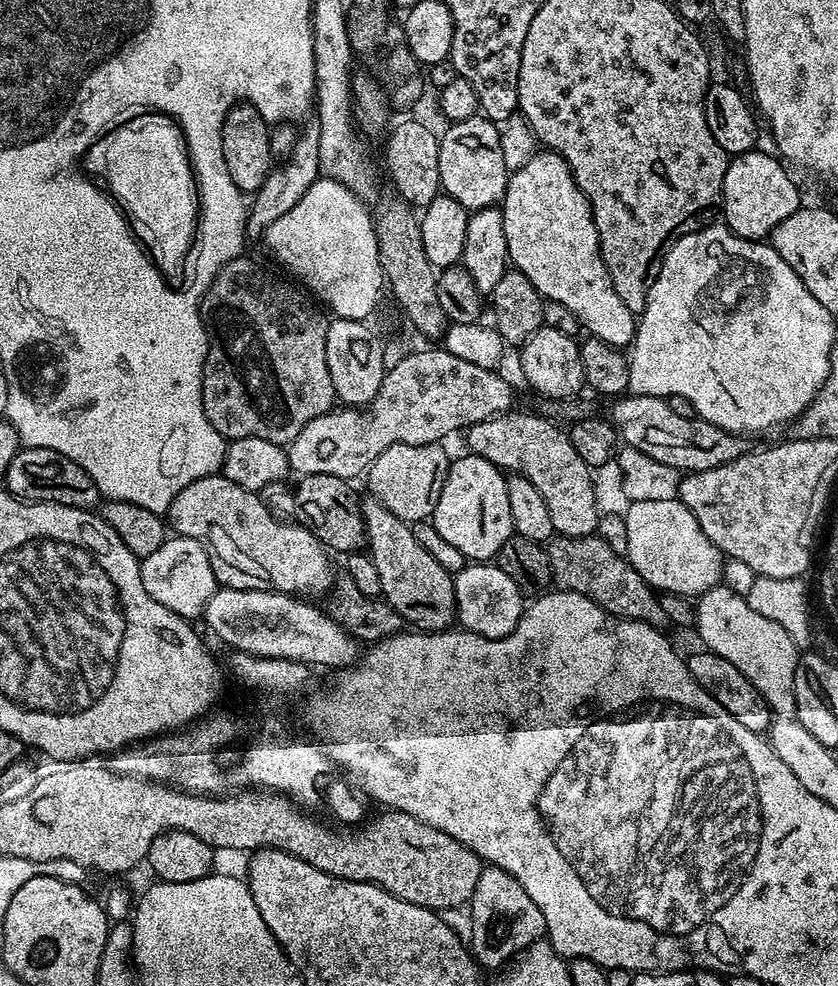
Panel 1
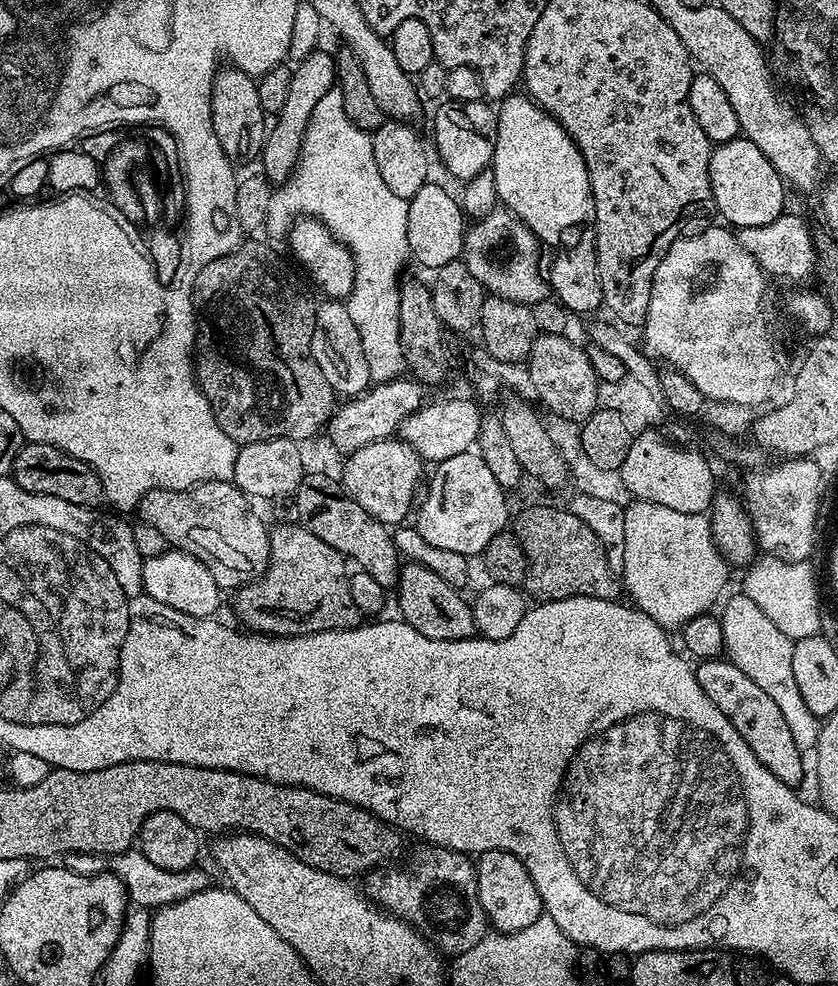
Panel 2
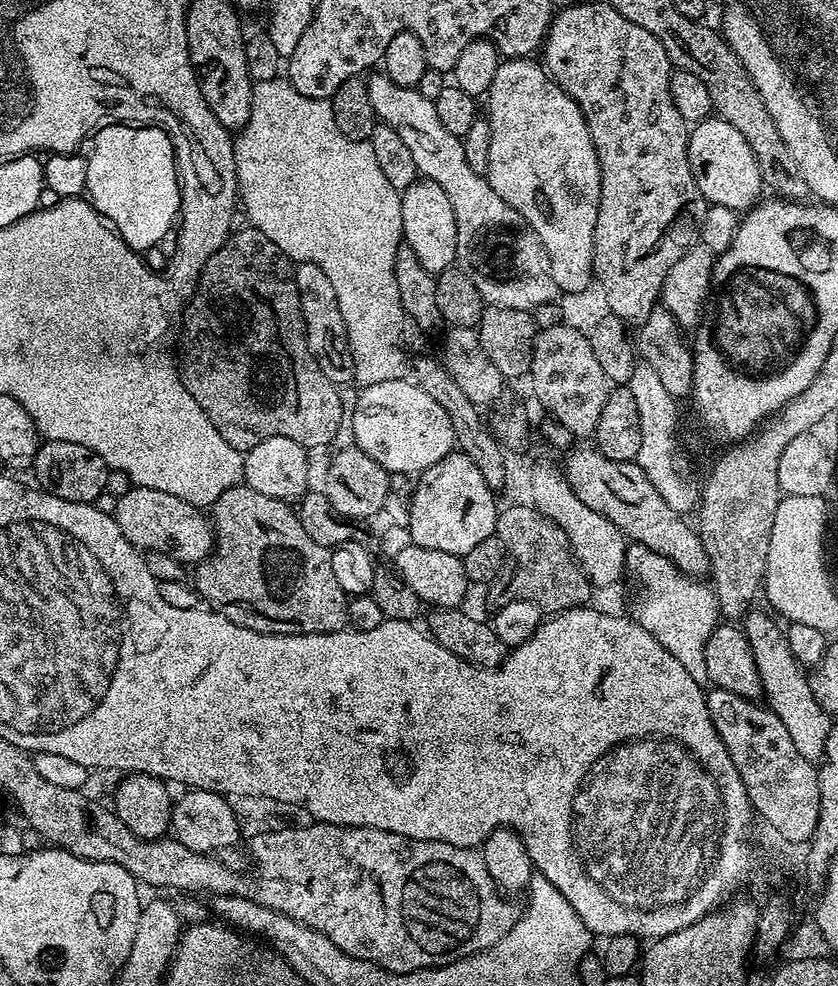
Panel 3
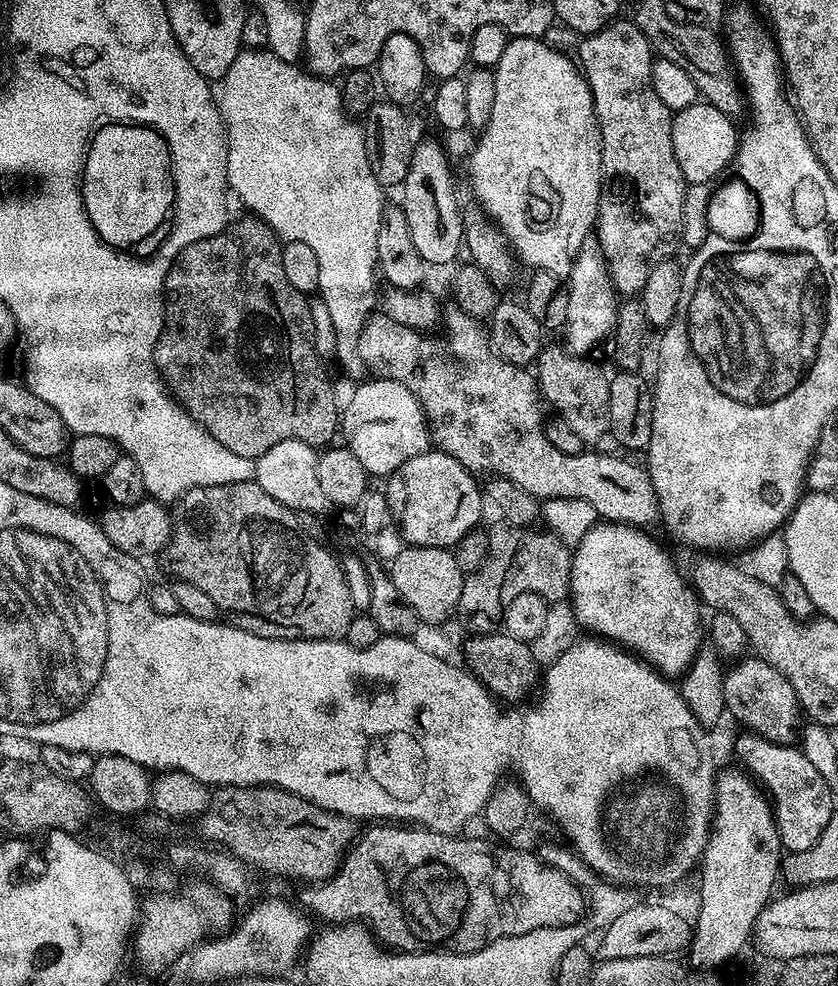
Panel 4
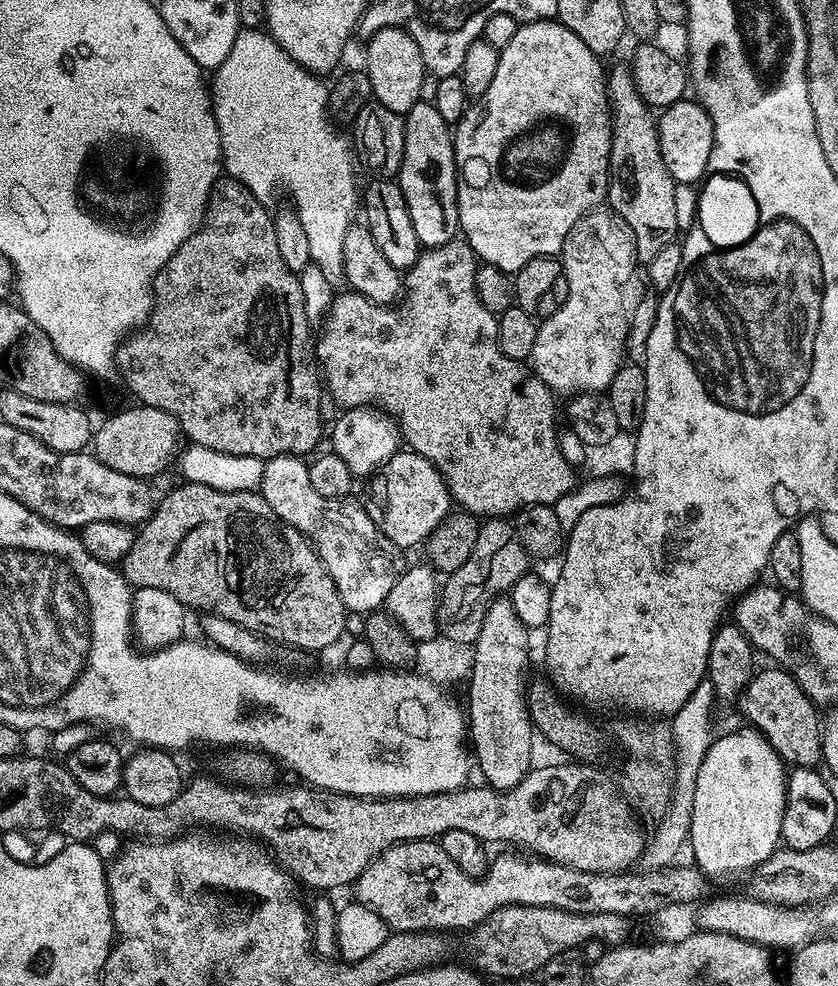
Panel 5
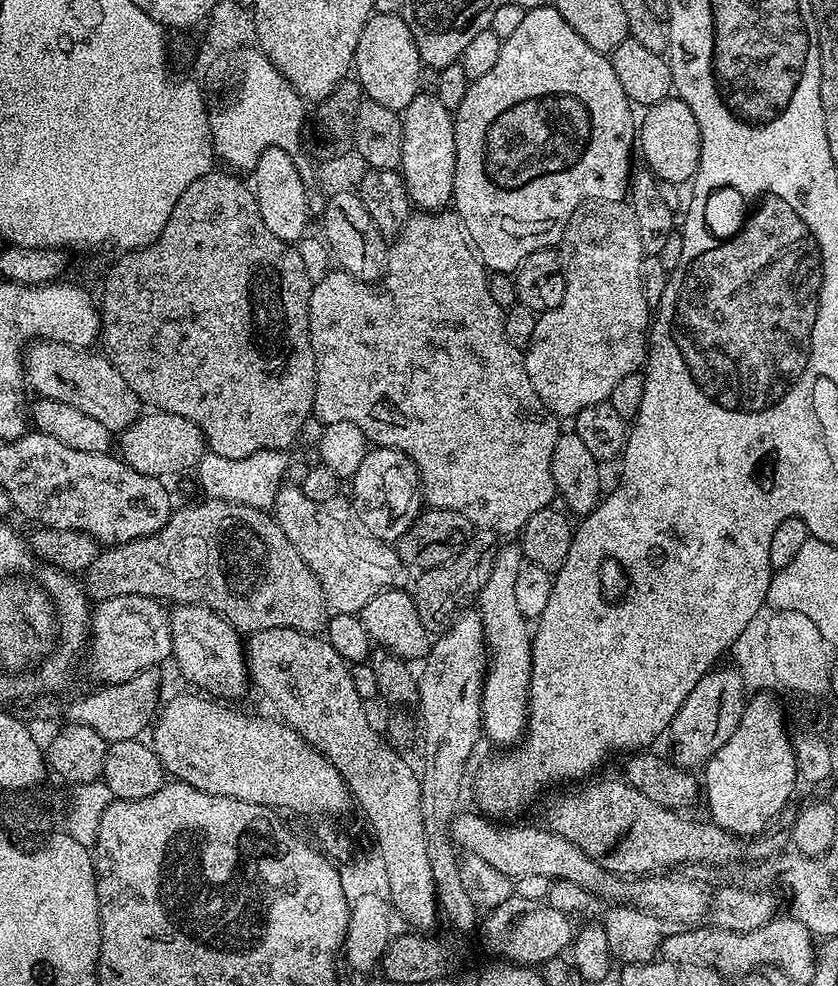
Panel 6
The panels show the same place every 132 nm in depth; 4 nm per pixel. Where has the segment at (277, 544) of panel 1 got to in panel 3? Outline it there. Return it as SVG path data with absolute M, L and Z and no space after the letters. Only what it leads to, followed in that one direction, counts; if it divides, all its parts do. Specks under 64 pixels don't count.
M129 487L129 492L124 492L116 500L116 509L114 515L118 522L118 530L126 536L128 541L138 550L145 553L150 551L168 552L170 558L174 558L185 566L195 566L201 560L208 558L208 553L214 547L214 533L207 515L204 516L199 507L182 498L174 498L174 494L162 494L162 490L153 488Z

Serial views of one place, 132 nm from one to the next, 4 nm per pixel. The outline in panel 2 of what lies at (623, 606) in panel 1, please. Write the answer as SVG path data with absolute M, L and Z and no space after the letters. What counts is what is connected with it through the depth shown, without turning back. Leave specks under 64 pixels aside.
M567 507L528 508L517 520L515 517L514 531L520 537L523 551L532 550L534 546L530 546L530 542L540 540L540 562L550 558L550 586L540 586L544 601L574 598L576 590L586 590L586 596L599 600L616 600L619 592L621 594L621 581L617 573L612 572L607 552L598 535Z

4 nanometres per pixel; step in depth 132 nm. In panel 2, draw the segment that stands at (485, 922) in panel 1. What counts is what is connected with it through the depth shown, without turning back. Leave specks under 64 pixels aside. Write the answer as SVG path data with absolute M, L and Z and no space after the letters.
M495 848L479 853L476 866L476 897L482 910L488 915L488 923L497 933L526 930L526 926L542 915L544 903L534 886L534 878L522 866L514 854Z

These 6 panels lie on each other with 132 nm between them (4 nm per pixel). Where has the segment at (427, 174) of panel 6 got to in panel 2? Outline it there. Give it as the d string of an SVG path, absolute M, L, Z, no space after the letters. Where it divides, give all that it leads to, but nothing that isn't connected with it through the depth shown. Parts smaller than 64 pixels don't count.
M429 182L408 201L408 251L413 261L435 270L446 262L461 259L464 250L466 217L455 195L451 196L440 184Z

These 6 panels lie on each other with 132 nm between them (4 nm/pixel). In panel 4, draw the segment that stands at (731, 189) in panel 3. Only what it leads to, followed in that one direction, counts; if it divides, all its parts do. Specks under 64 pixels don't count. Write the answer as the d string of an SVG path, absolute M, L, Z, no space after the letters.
M707 102L691 104L673 115L674 158L678 158L678 166L688 184L711 185L715 176L735 161L738 135L732 124L735 124L733 117L722 114L722 110Z

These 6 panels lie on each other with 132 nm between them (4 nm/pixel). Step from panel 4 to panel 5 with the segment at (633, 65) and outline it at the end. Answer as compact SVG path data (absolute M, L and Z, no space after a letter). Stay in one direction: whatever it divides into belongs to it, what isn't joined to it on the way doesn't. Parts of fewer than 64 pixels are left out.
M627 63L609 67L606 72L608 106L612 114L612 141L608 159L607 207L617 212L630 226L636 243L637 261L647 262L662 250L662 246L677 239L676 230L681 227L675 209L676 179L662 162L662 150L658 142L658 120L653 109L641 98Z

